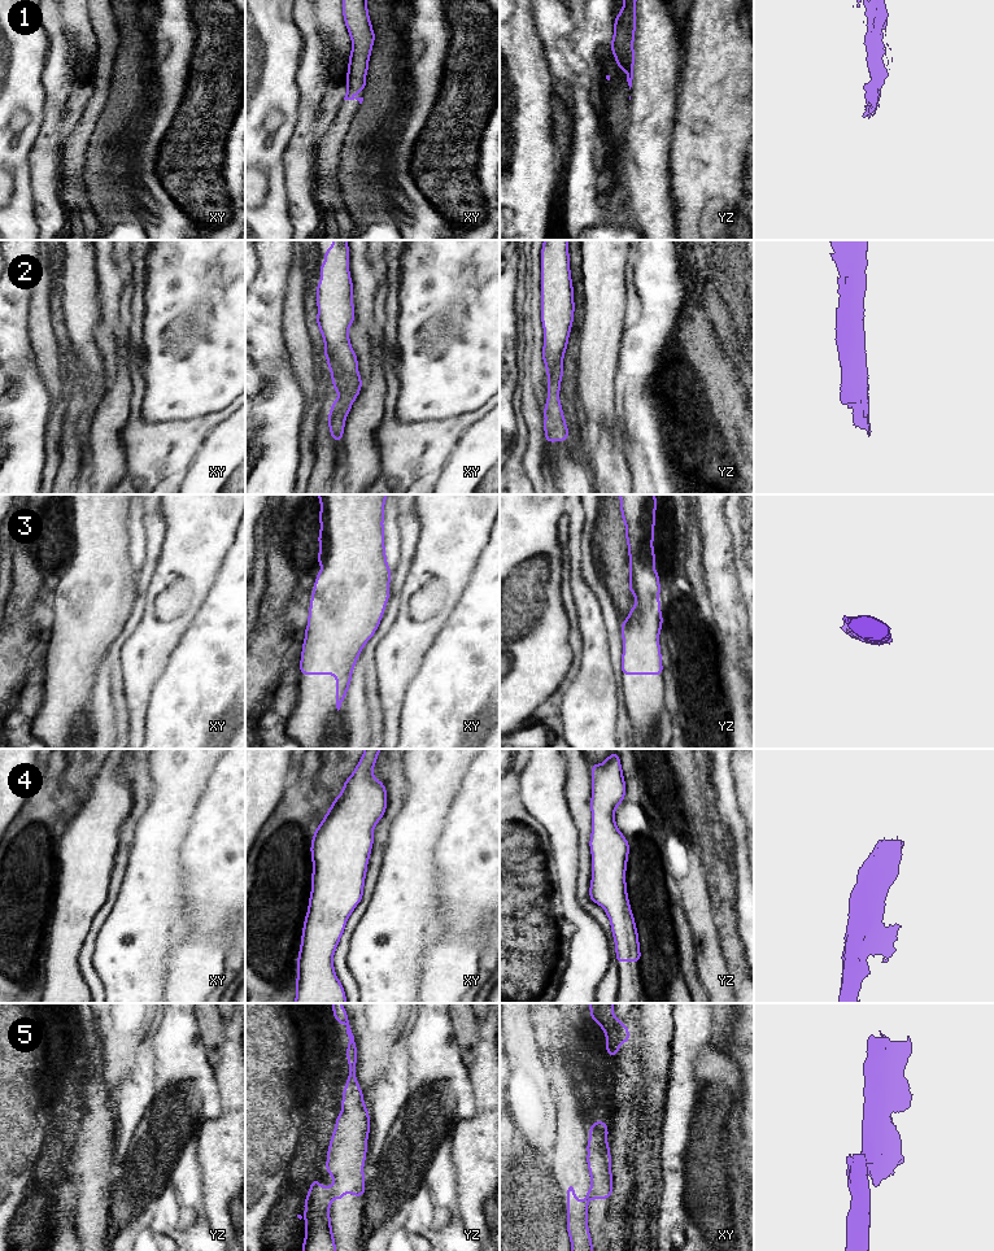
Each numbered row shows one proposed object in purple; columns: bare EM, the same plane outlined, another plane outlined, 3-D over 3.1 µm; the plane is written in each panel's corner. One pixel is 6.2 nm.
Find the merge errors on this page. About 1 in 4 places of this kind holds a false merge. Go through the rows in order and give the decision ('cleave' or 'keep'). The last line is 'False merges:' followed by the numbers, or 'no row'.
1: keep
2: keep
3: keep
4: keep
5: cleave
False merges: 5

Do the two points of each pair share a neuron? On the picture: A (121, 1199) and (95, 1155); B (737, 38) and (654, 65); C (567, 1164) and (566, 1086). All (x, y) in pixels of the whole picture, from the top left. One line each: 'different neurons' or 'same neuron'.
A: different neurons
B: different neurons
C: same neuron

